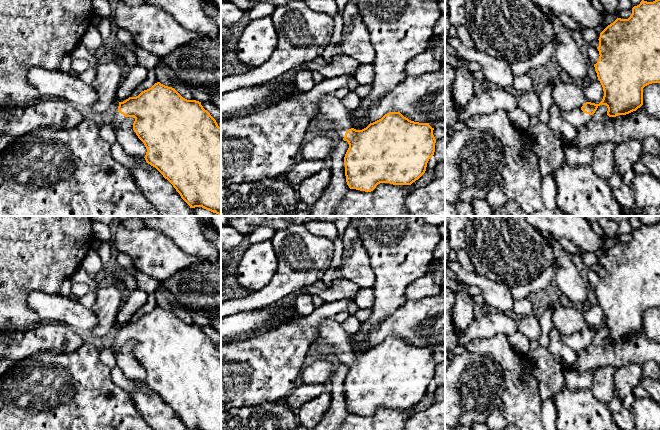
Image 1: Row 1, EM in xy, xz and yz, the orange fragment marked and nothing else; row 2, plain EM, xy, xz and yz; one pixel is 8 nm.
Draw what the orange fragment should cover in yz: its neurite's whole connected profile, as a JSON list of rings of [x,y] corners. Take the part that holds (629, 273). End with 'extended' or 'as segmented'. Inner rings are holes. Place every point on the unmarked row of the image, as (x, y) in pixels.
[[[660,222],[653,226],[642,224],[639,229],[632,232],[632,238],[628,243],[617,242],[600,257],[598,264],[597,273],[600,280],[594,291],[604,315],[602,325],[599,328],[586,326],[574,335],[560,335],[561,341],[576,352],[586,349],[600,329],[607,330],[609,341],[636,335],[643,329],[643,312],[652,307],[660,307]]]; extended

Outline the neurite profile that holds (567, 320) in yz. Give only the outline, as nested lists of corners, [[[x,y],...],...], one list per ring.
[[[558,306],[552,315],[552,322],[561,335],[581,333],[587,326],[582,312],[576,306]]]

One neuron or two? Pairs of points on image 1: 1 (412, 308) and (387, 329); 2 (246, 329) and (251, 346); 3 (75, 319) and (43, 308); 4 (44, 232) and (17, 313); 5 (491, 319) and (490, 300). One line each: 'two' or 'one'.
1: one
2: two
3: one
4: one
5: two

